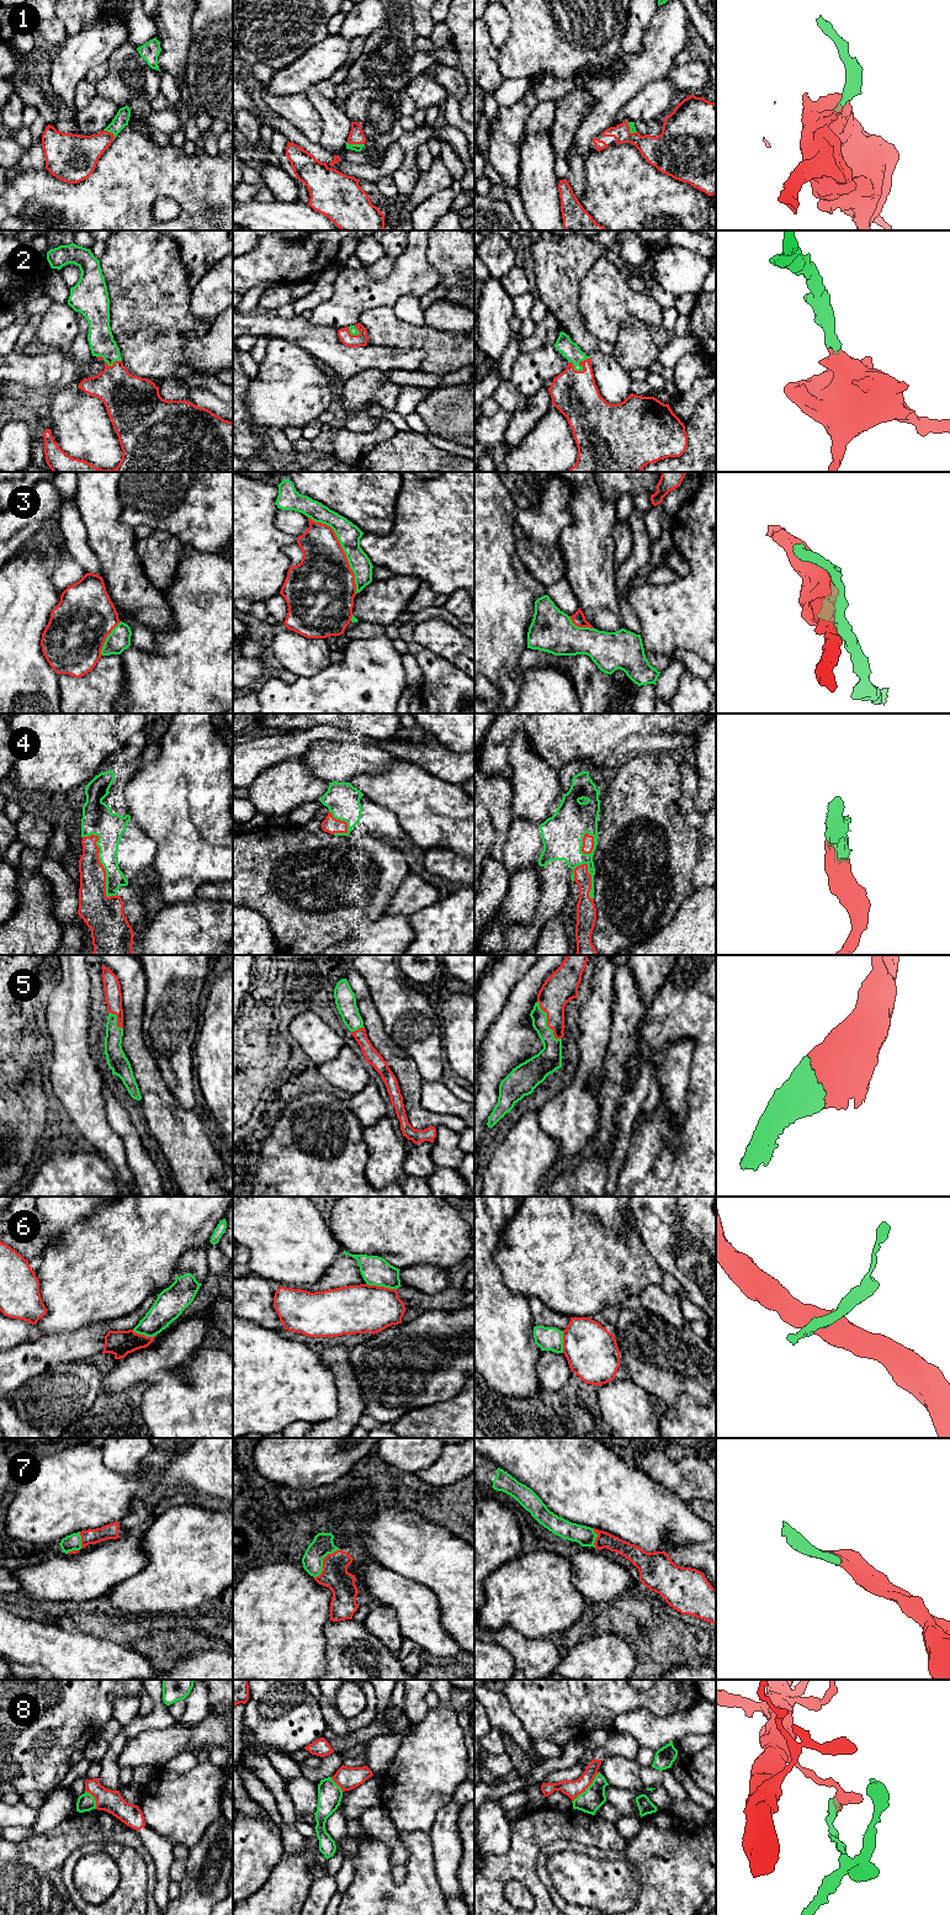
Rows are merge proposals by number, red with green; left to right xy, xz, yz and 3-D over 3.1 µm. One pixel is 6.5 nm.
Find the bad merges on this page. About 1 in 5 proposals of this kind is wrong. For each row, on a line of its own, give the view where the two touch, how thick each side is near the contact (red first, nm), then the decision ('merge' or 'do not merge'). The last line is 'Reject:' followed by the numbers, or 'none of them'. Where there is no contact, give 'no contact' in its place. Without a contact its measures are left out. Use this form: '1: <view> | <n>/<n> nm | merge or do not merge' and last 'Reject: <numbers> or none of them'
1: xz | 100/50 nm | merge
2: yz | 300/120 nm | merge
3: xz | 400/150 nm | do not merge
4: xy | 190/180 nm | merge
5: yz | 200/160 nm | merge
6: xz | 320/190 nm | do not merge
7: xz | 170/140 nm | merge
8: yz | 110/150 nm | do not merge
Reject: 3, 6, 8

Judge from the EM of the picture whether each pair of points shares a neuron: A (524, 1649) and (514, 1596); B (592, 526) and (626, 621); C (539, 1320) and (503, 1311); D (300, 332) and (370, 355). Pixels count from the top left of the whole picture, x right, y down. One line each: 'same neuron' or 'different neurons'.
A: different neurons
B: different neurons
C: different neurons
D: same neuron

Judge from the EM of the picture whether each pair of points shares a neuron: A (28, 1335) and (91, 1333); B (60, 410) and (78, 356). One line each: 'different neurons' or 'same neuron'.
A: different neurons
B: different neurons

